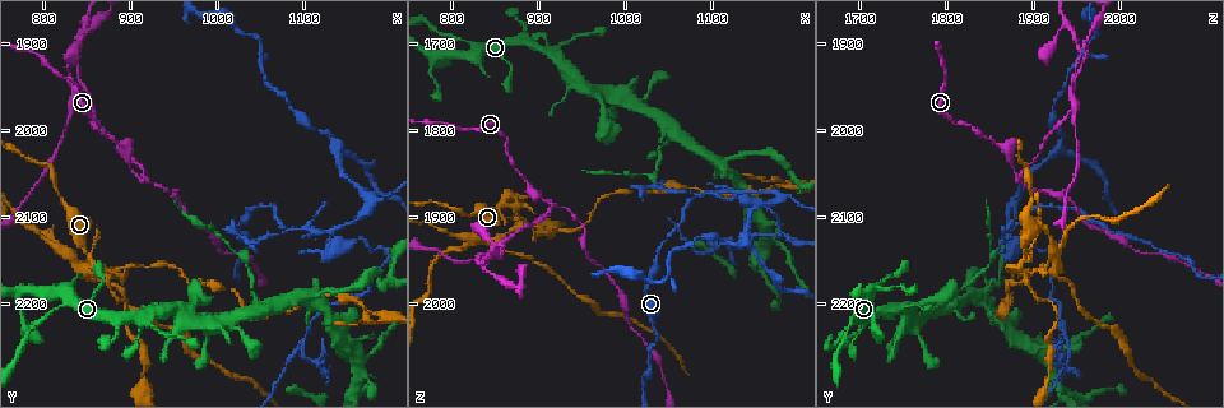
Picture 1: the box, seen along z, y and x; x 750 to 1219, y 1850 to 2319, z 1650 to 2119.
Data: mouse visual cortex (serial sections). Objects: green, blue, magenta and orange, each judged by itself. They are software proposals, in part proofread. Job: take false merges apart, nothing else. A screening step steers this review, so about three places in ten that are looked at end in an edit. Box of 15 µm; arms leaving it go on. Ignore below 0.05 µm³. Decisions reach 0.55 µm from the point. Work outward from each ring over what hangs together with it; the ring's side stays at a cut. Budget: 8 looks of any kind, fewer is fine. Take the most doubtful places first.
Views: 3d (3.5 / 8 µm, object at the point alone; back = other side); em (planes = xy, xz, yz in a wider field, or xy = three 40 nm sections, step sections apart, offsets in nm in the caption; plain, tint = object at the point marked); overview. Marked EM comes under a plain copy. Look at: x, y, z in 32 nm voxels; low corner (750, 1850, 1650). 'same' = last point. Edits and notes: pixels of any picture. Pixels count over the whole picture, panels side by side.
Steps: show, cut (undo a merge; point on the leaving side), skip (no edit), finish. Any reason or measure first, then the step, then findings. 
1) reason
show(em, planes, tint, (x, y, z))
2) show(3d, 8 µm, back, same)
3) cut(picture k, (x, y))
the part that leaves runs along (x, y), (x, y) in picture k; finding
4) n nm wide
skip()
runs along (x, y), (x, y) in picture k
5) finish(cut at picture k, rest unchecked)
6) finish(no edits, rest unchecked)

four-way junction
show(3d, 3.5 µm, (875, 2160, 1905))

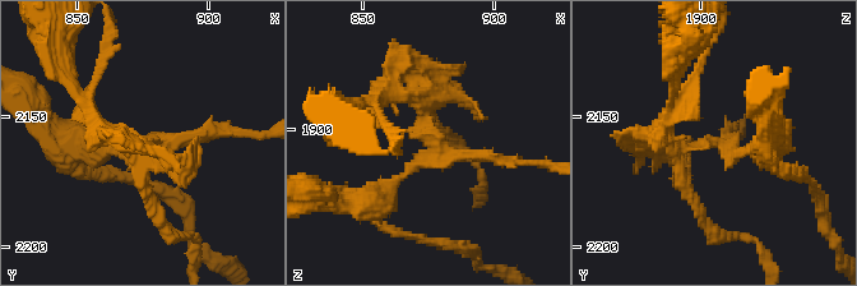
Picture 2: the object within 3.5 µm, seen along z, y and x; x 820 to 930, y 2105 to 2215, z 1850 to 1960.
4 arms; arms of 150, 150, 150, 250 nm; need the tissue
show(em, planes, tint, (877, 2160, 1905))

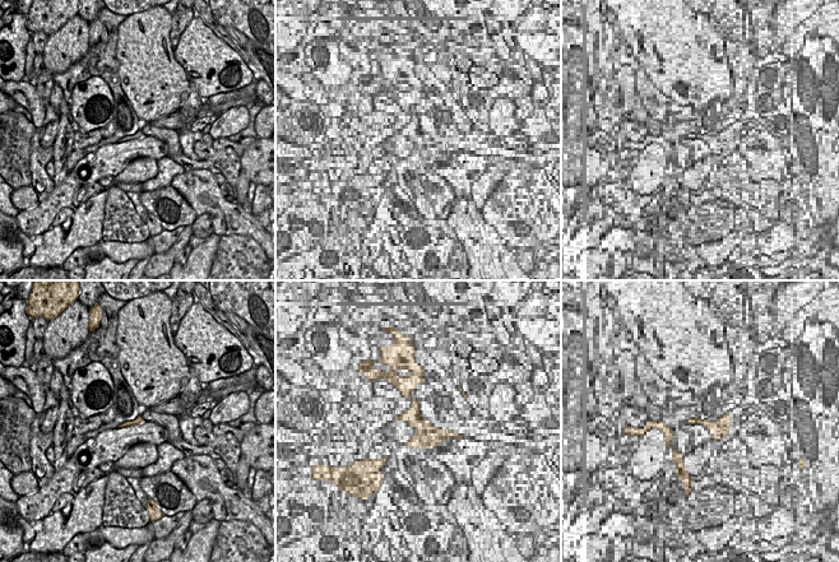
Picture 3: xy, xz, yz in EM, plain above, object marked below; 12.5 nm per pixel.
cut it another way
show(em, xy, step 2, tint, same)

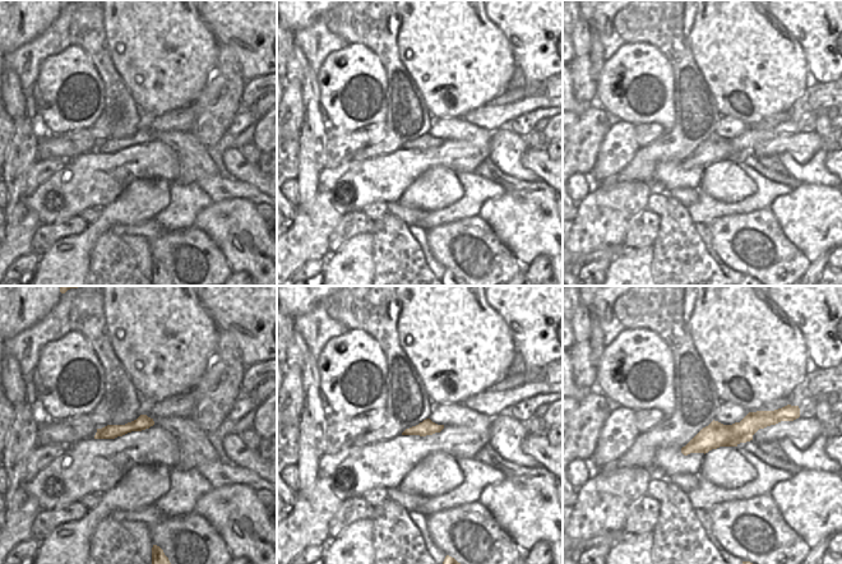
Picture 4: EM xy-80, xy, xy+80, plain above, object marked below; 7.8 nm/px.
cut(picture 2, (158, 150))
the part that leaves runs along (663, 127), (680, 150), (716, 142), (741, 153) in picture 2; two cells meet here

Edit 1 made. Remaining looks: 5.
calibre changes
show(3d, 3.5 µm, (915, 2215, 1705))

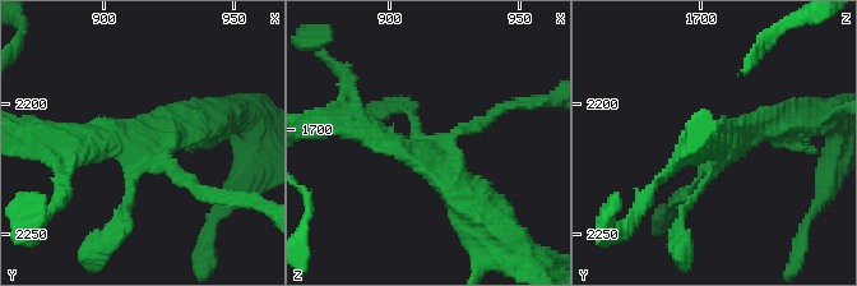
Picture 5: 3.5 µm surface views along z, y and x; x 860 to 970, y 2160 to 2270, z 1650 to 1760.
need the tissue
show(em, xy, step 2, tint, (912, 2215, 1709))

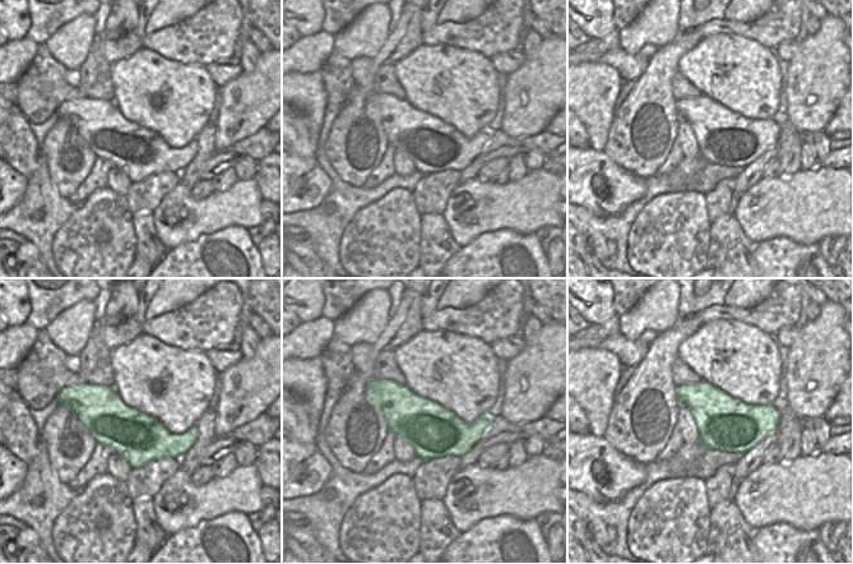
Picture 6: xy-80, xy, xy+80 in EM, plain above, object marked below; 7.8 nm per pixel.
420 nm wide
skip()
runs along (339, 124), (434, 161), (477, 210) in picture 5; all the same cell

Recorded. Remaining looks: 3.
calibre changes
show(3d, 3.5 µm, (1055, 2205, 1795))

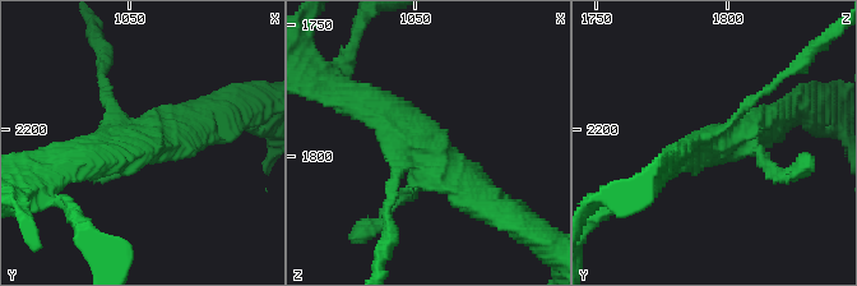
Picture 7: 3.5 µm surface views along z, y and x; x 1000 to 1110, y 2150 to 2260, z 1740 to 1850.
need the tissue
show(em, planes, tint, (1056, 2207, 1797))

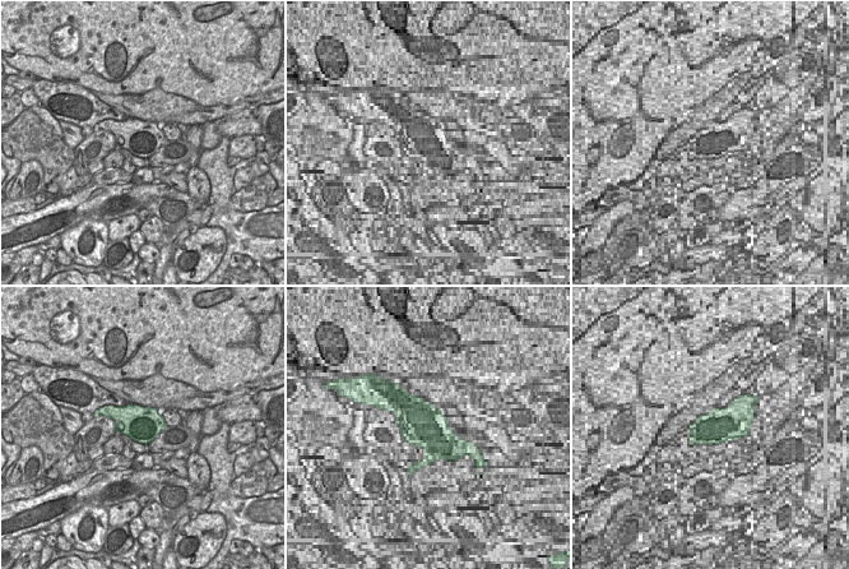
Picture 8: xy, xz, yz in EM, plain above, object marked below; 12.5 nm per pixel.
skip()
runs along (366, 98), (410, 124), (487, 203) in picture 7; continuous, no second cell

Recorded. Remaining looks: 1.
finish(cut at picture 2, rest unchecked)

